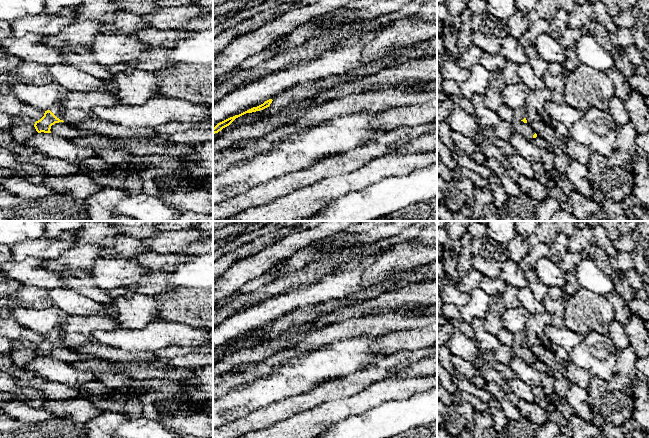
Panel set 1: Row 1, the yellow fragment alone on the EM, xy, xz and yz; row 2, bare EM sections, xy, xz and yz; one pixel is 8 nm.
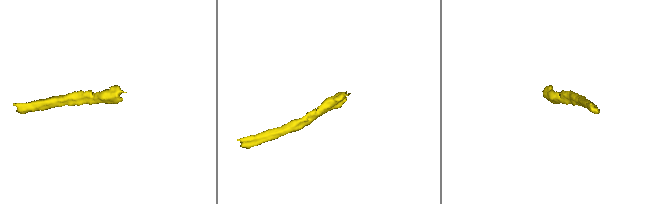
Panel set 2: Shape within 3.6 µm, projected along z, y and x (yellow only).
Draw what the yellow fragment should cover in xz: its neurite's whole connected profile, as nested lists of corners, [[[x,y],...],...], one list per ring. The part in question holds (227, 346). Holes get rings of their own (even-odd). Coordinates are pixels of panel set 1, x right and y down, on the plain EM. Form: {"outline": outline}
{"outline": [[[269,323],[269,324],[265,325],[263,328],[261,328],[261,329],[259,329],[259,330],[257,330],[257,331],[253,331],[253,332],[251,332],[251,333],[249,333],[249,334],[247,334],[247,335],[245,335],[245,336],[239,338],[239,339],[235,339],[235,340],[233,340],[233,341],[230,341],[230,342],[224,344],[224,345],[218,347],[218,348],[213,352],[213,359],[214,359],[215,357],[218,357],[219,355],[221,355],[223,352],[229,350],[236,342],[238,342],[238,341],[240,341],[240,340],[242,340],[242,339],[244,339],[244,338],[246,338],[246,337],[252,337],[252,336],[260,335],[260,334],[263,334],[263,333],[269,331],[270,328],[272,327],[272,325],[273,325],[272,323]]]}

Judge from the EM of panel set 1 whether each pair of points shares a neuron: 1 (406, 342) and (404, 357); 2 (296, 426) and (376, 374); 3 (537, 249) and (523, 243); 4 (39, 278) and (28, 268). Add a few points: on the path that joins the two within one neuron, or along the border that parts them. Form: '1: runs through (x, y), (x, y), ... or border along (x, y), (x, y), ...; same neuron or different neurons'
1: border along (410, 351), (398, 351), (387, 356); different neurons
2: border along (361, 390), (351, 395), (328, 400); different neurons
3: border along (530, 249), (517, 262); different neurons
4: runs through (36, 275), (31, 271); same neuron

